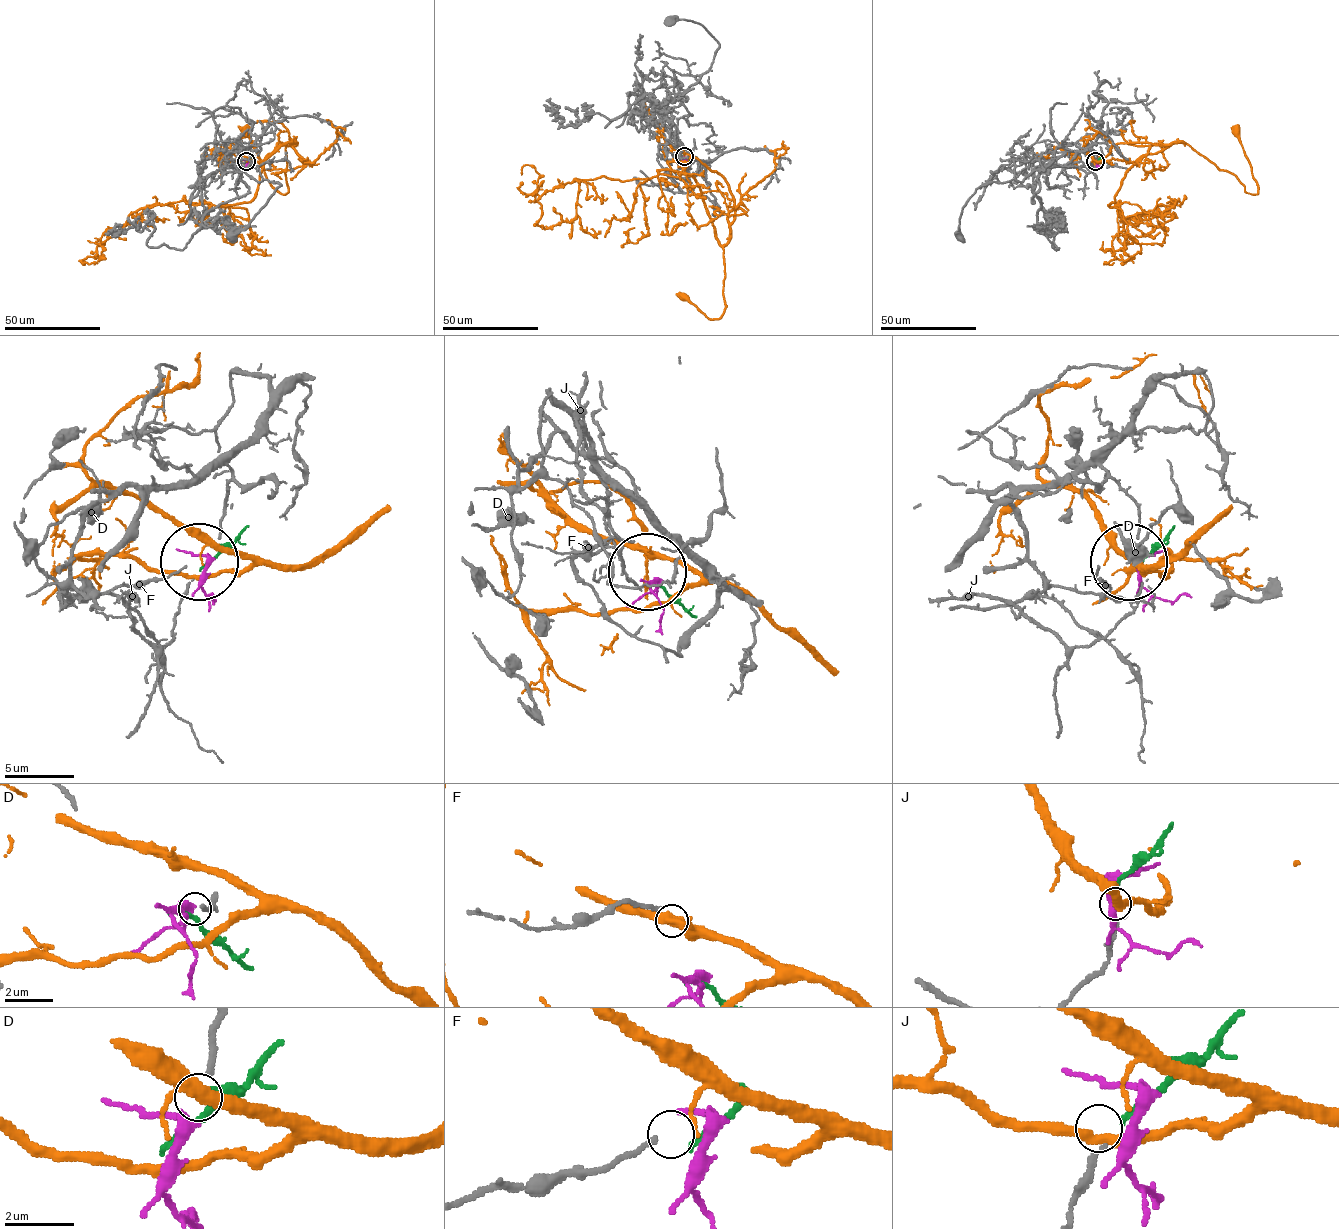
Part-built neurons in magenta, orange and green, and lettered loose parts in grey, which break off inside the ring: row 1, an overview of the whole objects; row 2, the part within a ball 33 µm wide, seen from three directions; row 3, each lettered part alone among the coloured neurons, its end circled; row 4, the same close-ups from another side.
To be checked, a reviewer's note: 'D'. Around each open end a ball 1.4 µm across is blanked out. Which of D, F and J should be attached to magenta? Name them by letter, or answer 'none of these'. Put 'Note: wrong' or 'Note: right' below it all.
D
Note: right

